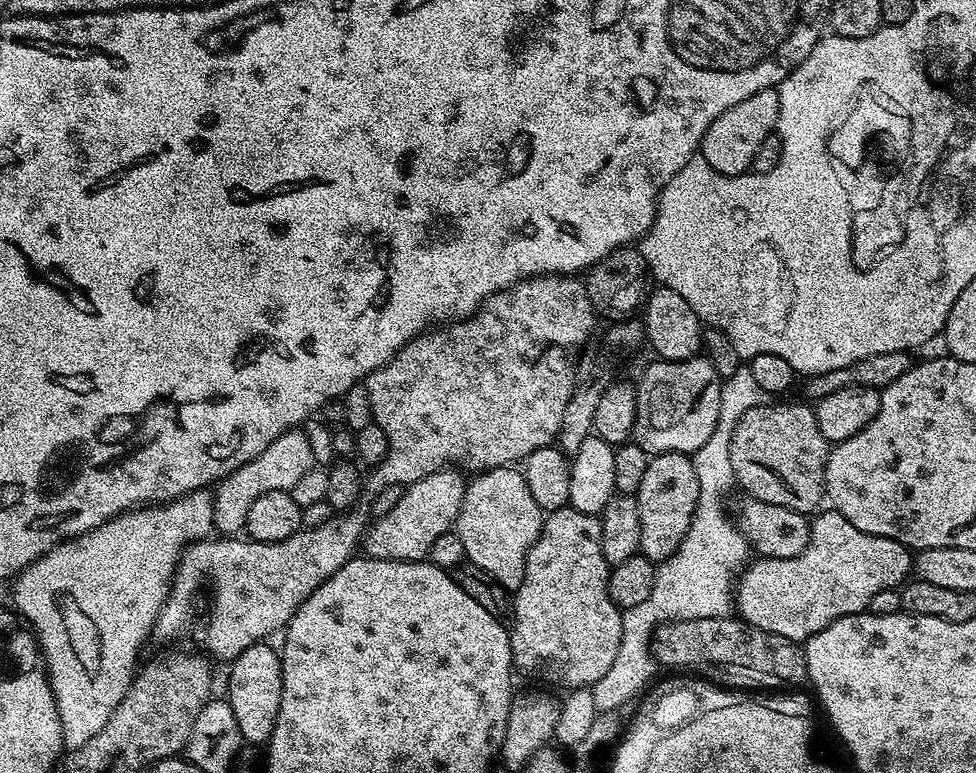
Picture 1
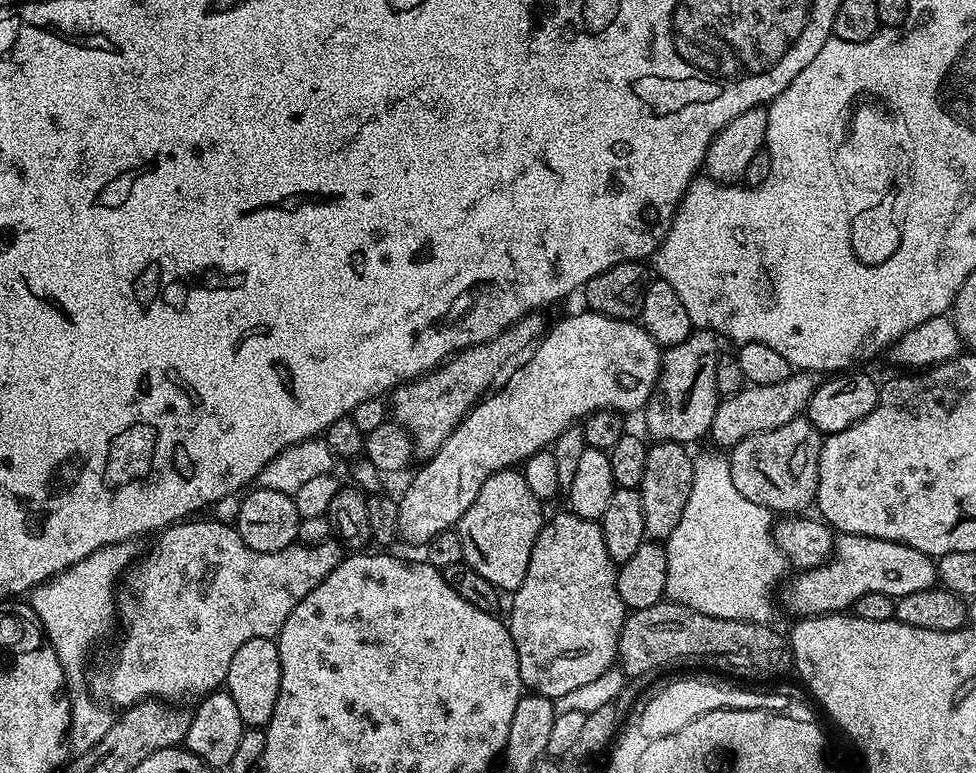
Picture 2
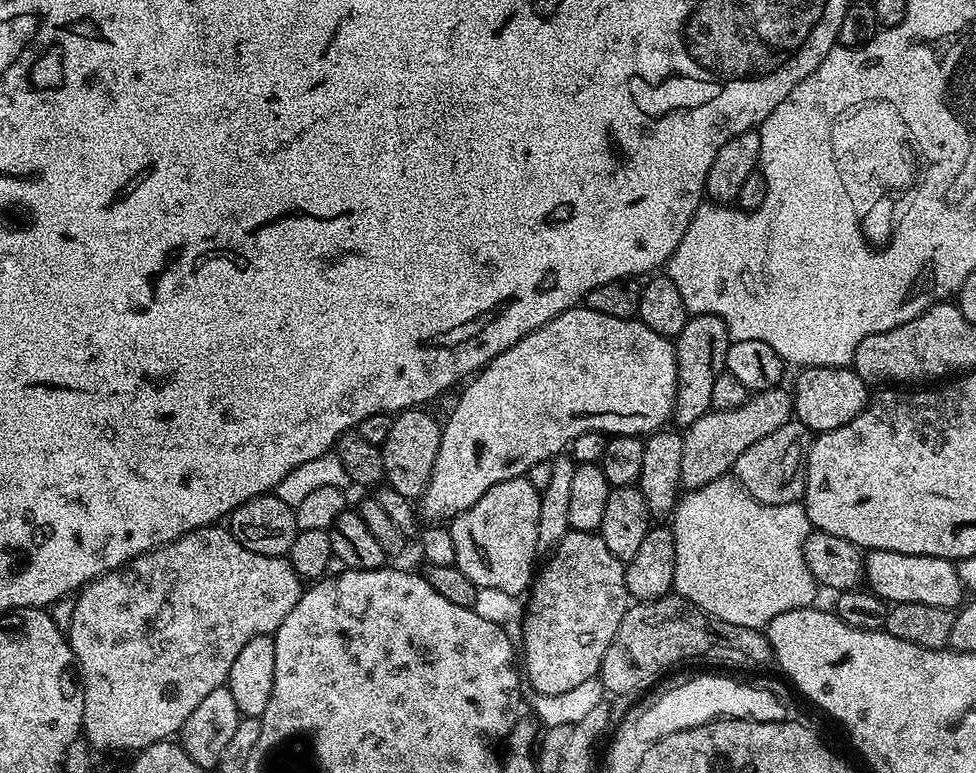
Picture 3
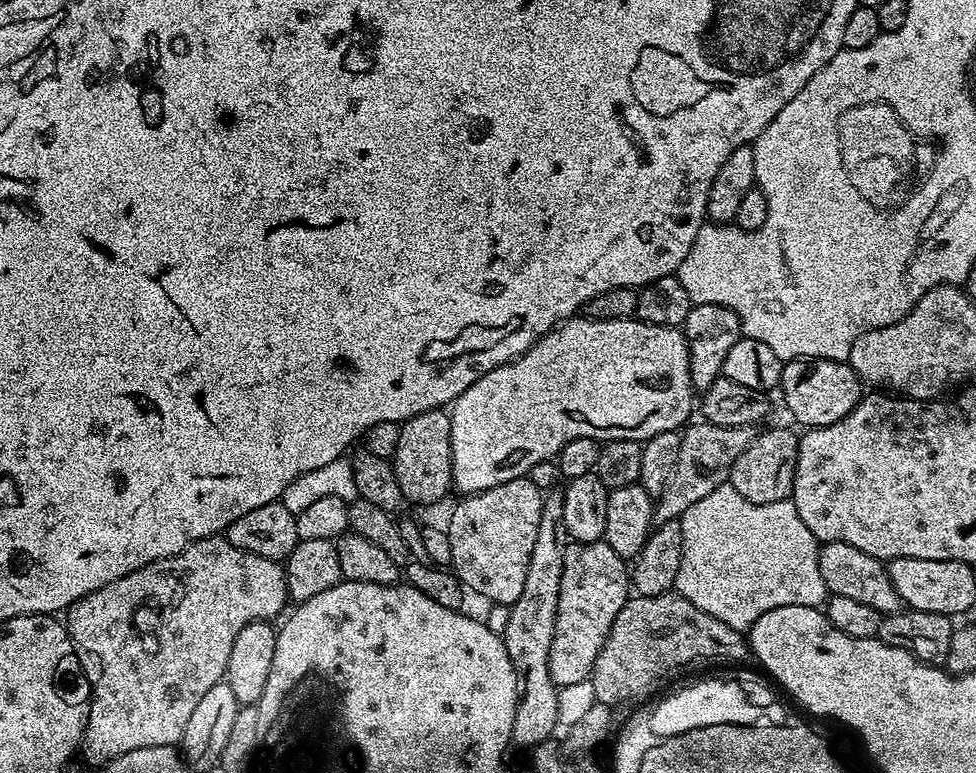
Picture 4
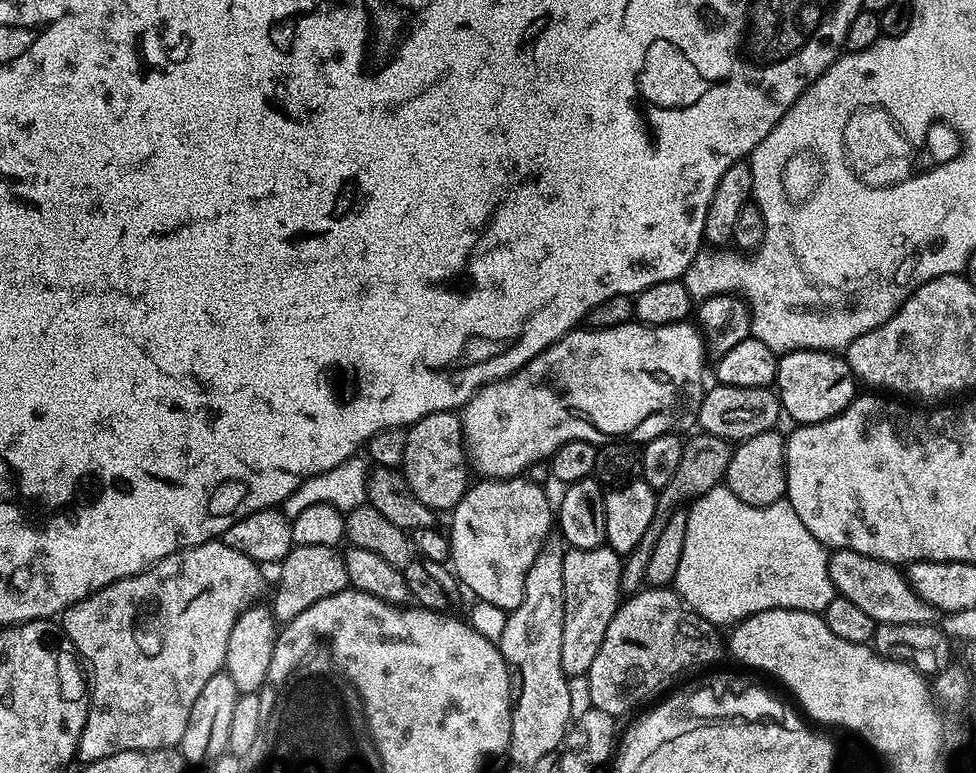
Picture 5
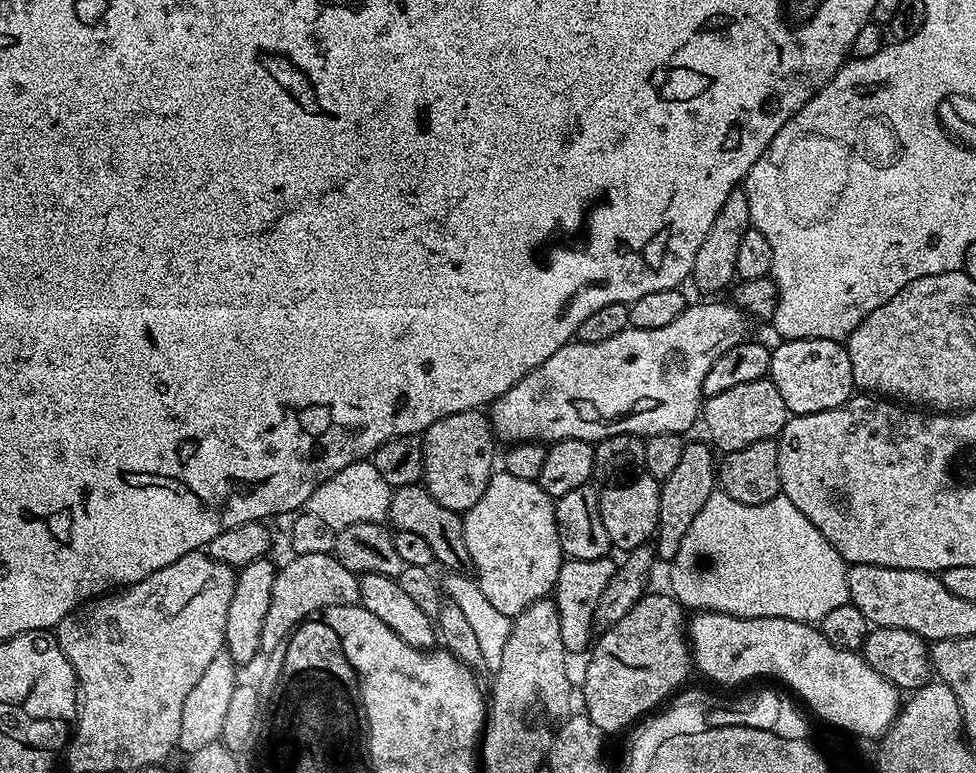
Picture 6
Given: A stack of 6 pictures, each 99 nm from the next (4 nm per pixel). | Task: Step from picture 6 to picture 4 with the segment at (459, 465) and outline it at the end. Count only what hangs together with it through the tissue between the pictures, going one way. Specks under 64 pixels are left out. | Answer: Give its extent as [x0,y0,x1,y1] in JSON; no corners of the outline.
[391,408,452,504]

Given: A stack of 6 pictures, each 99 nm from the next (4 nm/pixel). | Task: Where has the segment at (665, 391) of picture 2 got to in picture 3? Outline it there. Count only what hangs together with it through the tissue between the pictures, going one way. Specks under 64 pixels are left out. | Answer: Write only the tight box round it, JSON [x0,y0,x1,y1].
[674,314,729,426]

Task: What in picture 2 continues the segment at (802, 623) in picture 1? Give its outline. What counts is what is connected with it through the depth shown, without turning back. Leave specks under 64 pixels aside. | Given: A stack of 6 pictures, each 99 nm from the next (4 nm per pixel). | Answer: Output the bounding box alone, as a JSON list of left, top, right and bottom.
[778,534,938,618]

